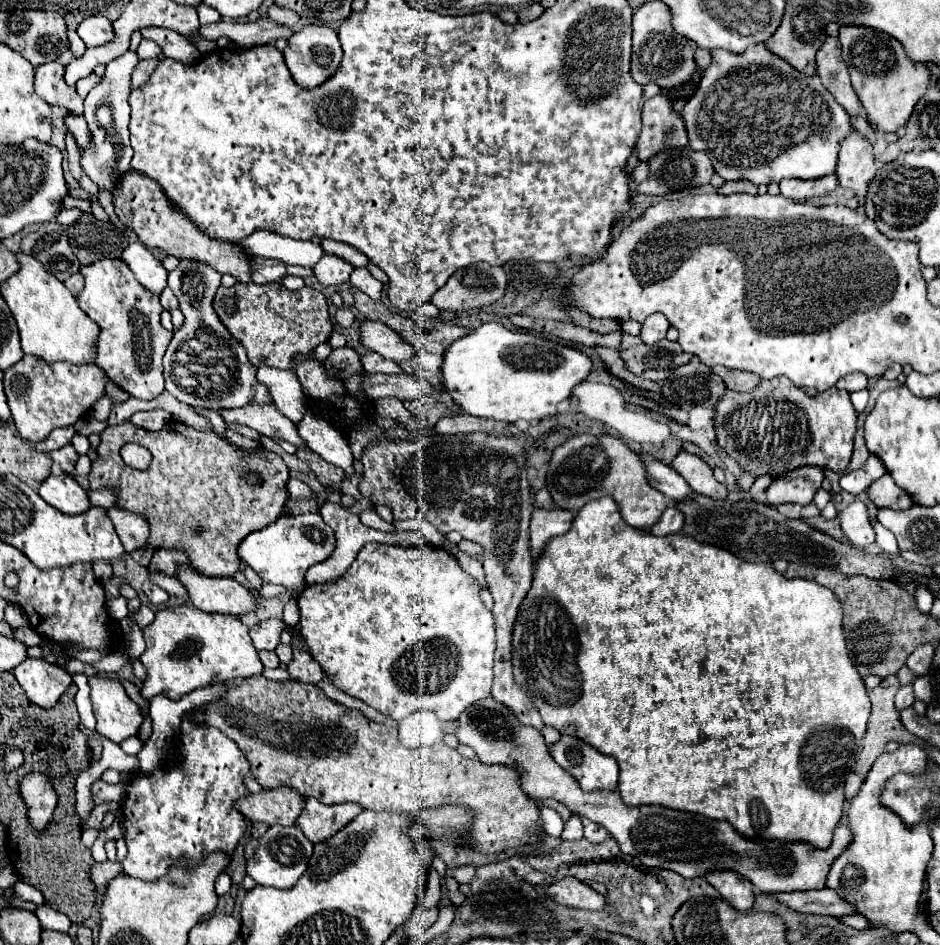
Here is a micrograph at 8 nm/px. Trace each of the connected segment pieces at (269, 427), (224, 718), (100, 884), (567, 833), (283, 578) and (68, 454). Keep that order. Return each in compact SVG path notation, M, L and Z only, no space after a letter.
M250 401L248 405L244 405L240 409L220 409L218 413L224 423L246 425L266 437L280 435L280 439L290 441L298 447L304 447L304 441L296 433L296 425L292 421L288 421L272 403L256 405L256 401Z
M254 675L254 677L248 677L244 679L242 683L238 683L234 689L228 691L228 695L222 699L222 701L212 701L212 703L206 703L202 705L200 709L206 709L206 715L200 711L198 713L198 721L210 725L210 727L216 727L220 731L224 731L226 737L230 737L242 751L244 755L248 757L250 761L250 769L252 769L252 775L258 779L258 783L264 787L264 789L280 789L280 787L292 787L296 789L300 795L304 797L314 797L318 799L320 803L324 805L336 805L336 803L348 803L348 801L354 801L354 803L360 803L364 809L372 809L372 811L396 811L396 813L410 813L410 815L420 815L424 809L428 807L438 807L438 805L468 805L474 813L476 813L476 825L472 827L472 833L468 833L468 839L464 843L472 843L476 849L484 851L484 853L498 853L498 851L504 851L504 849L510 849L510 847L518 847L518 845L524 845L524 843L534 843L536 841L536 831L540 829L540 809L536 805L536 801L532 797L528 797L520 785L518 785L518 773L512 769L512 767L504 767L504 765L484 765L480 763L478 759L464 759L462 755L458 755L456 749L452 747L446 747L446 745L440 745L440 747L420 747L420 749L408 749L400 743L398 739L398 729L390 727L390 725L384 725L384 723L376 723L372 719L368 719L366 715L362 715L360 711L356 709L348 709L336 701L332 701L330 697L326 697L326 693L322 689L318 689L316 685L306 685L306 683L300 683L300 681L270 681L266 679L264 675Z
M106 860L102 863L96 862L92 866L90 878L100 891L104 891L108 887L108 881L112 881L112 877L118 877L120 873L124 873L120 863Z
M572 813L572 817L568 819L568 823L564 825L564 831L562 831L562 839L564 841L578 841L582 839L582 815L578 813Z
M306 513L306 515L282 515L276 519L272 525L250 533L242 543L240 543L240 559L248 563L264 583L276 583L292 589L304 587L304 573L326 559L336 549L336 539L332 527L328 527L318 513Z
M66 445L62 449L56 449L56 451L48 453L48 455L52 455L52 461L58 463L64 473L72 473L74 471L74 463L76 463L76 457L78 455L76 455L76 451L74 451L72 445Z

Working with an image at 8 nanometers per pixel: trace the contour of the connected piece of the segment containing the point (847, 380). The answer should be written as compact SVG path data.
M852 373L848 377L842 377L836 387L838 389L846 389L848 393L852 391L860 391L860 389L866 389L866 383L868 383L868 377L864 373Z

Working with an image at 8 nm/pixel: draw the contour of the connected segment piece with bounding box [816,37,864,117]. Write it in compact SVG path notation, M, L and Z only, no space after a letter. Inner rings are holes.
M828 37L820 51L816 53L816 65L818 65L818 77L824 81L826 89L836 97L836 101L848 111L848 115L864 115L864 107L860 105L860 99L856 97L848 69L840 55L840 43L836 37Z

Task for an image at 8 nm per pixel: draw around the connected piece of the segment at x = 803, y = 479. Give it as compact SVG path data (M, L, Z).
M798 467L788 471L784 477L772 481L766 489L768 503L800 503L808 505L816 491L822 487L824 469L822 467Z

